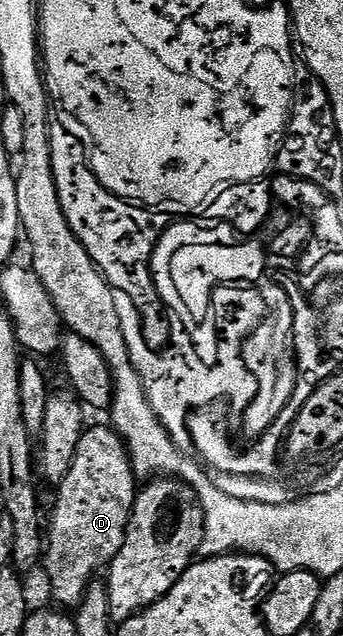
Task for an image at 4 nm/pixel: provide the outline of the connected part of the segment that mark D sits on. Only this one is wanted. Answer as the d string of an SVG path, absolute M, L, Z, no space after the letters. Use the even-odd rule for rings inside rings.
M90 428L83 431L80 446L68 478L57 485L58 501L54 513L48 516L48 543L44 548L44 568L54 591L55 605L66 610L77 609L86 588L107 567L124 546L126 527L134 509L136 477L130 464L126 441L110 428Z

